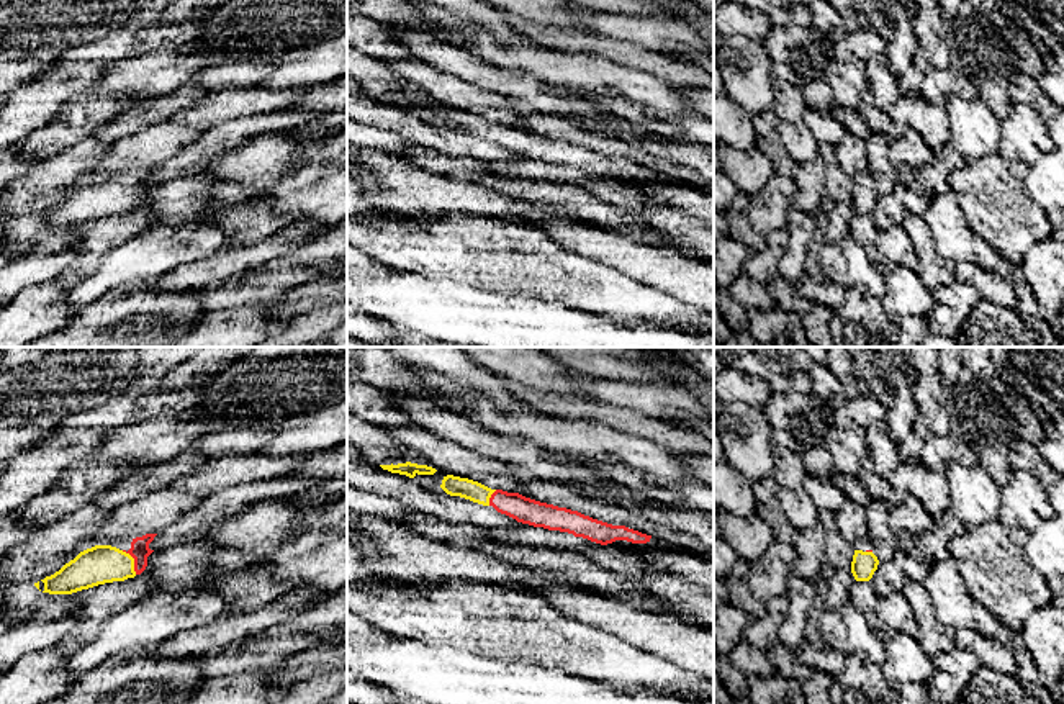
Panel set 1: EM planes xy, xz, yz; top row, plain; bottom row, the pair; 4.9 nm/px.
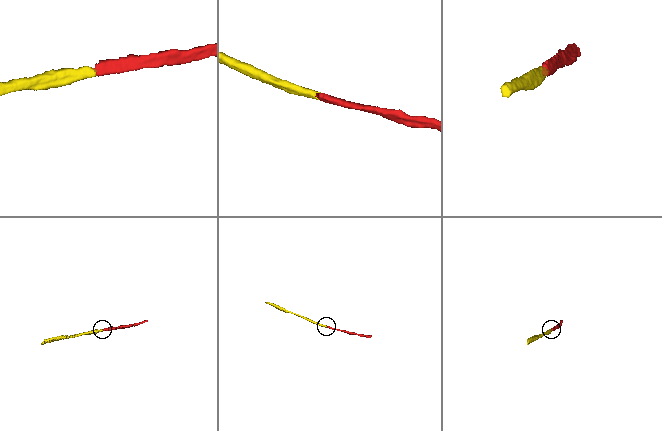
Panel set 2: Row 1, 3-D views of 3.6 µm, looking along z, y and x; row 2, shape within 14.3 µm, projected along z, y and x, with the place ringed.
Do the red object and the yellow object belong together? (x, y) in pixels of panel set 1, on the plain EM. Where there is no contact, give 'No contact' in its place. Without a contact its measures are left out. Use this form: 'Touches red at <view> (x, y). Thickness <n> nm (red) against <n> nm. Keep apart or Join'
Touches red at xy (135, 194). Thickness 100 nm (red) against 190 nm. Join

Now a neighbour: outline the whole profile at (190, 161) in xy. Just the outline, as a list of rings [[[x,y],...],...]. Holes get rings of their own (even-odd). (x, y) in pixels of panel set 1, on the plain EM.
[[[283,110],[216,124],[206,129],[196,142],[185,146],[169,160],[157,165],[154,174],[149,177],[149,182],[159,183],[201,175],[223,152],[237,149],[249,139],[265,133],[282,133],[298,126],[308,126],[314,118],[316,115],[311,111]]]

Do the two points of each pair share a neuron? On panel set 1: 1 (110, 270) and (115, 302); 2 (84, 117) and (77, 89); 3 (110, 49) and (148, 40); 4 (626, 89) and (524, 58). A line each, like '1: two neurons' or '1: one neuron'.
1: two neurons
2: two neurons
3: one neuron
4: one neuron

